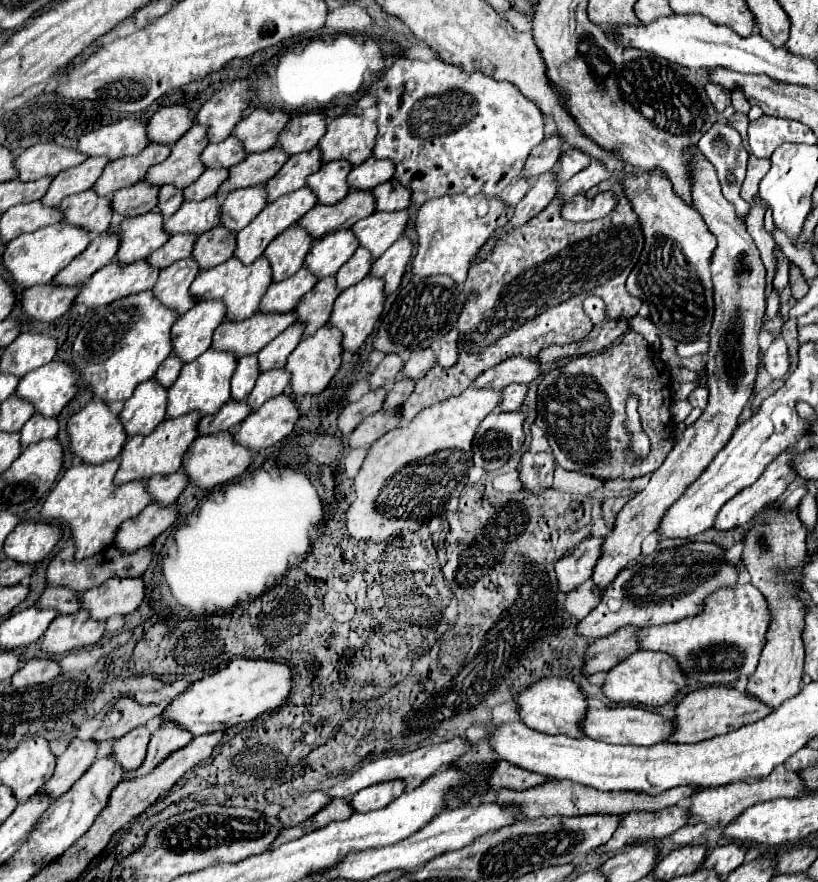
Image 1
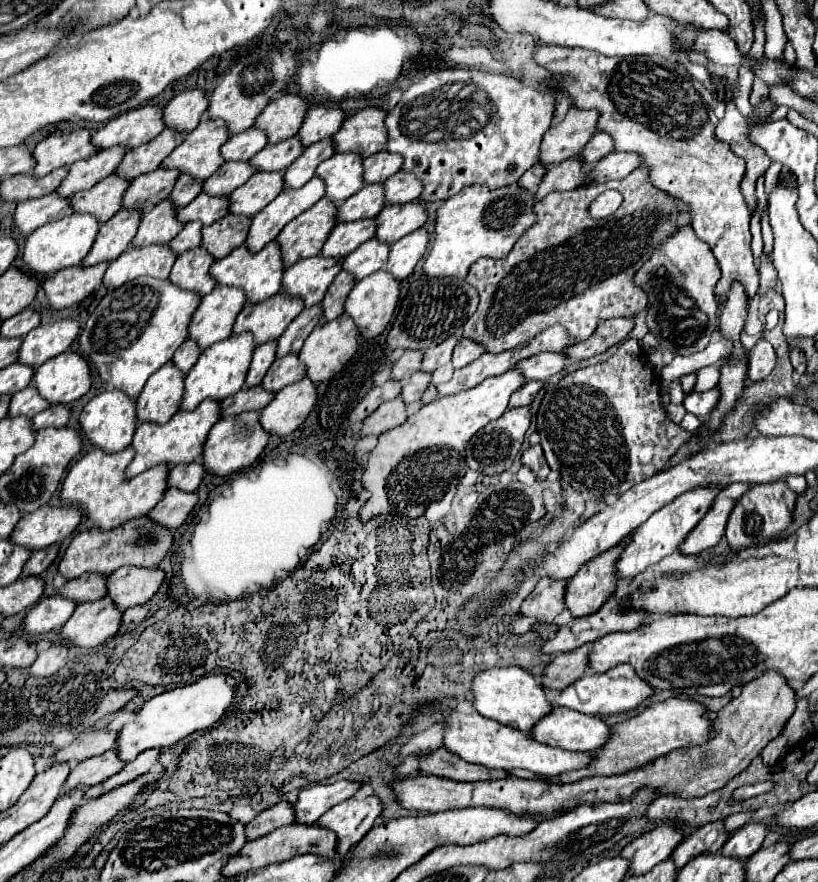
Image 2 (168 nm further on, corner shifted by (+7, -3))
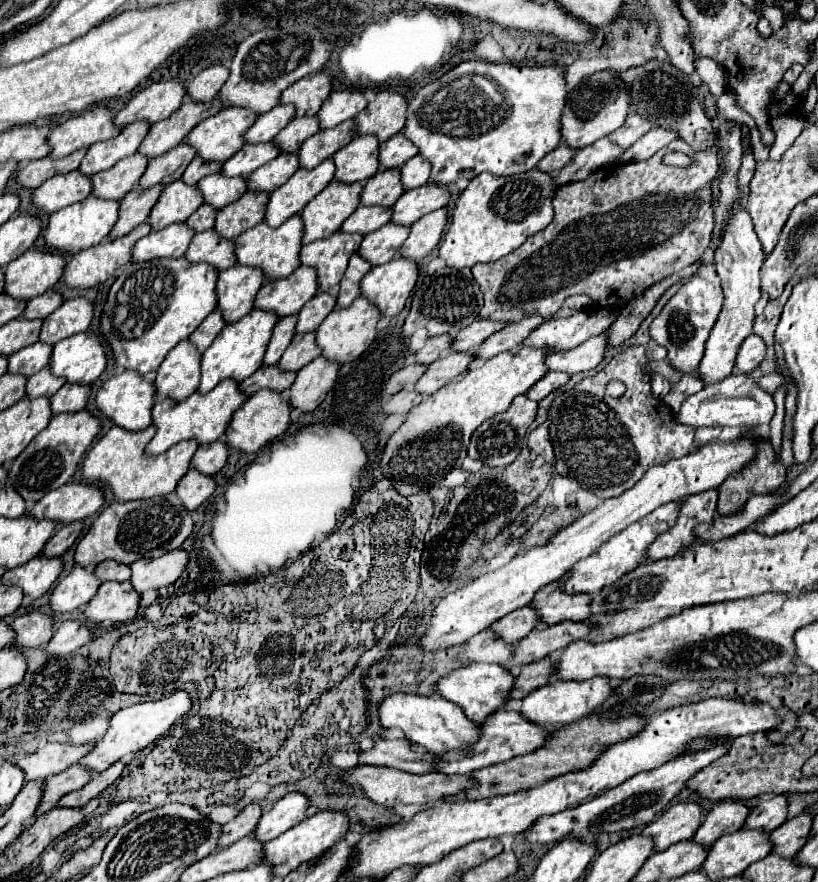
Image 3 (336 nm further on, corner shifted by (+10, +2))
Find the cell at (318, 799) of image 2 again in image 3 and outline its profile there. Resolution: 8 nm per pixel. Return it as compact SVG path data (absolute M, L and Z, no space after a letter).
M300 792L286 794L268 812L262 814L252 836L258 842L268 842L268 840L284 834L288 828L300 824L306 818L308 806L310 806L310 800L304 794L300 794Z

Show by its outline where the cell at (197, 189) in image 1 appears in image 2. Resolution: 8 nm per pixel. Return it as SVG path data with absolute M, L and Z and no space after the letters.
M223 163L209 179L203 181L203 191L207 195L229 195L233 189L237 189L241 183L245 183L255 173L249 163Z

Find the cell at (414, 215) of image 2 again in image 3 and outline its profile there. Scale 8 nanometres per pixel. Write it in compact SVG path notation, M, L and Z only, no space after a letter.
M424 184L414 190L406 190L394 204L394 222L402 226L412 226L424 214L446 206L448 200L450 192L440 184Z

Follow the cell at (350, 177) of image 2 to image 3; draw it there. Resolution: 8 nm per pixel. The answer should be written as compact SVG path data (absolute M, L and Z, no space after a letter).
M358 136L348 146L338 150L332 156L336 162L336 180L352 184L372 178L380 168L378 146L380 142L376 136Z

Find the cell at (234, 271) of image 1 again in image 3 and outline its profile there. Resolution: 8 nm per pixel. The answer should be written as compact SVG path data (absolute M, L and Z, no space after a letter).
M300 214L288 218L284 224L280 224L278 228L268 226L266 222L246 230L244 234L240 234L236 238L236 256L238 256L238 264L242 266L258 266L264 270L264 274L272 280L278 278L286 278L290 276L298 266L300 266L300 248L302 248L302 236L304 236L304 228L302 228L302 218Z

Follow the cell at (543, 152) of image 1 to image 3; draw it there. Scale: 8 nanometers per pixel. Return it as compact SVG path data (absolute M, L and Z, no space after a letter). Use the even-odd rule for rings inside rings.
M608 68L608 70L596 72L588 78L584 78L578 86L574 86L568 92L564 114L562 114L562 140L570 148L578 150L578 148L590 146L592 142L612 134L614 130L618 130L624 124L624 120L630 112L630 104L632 104L630 98L632 98L632 92L620 80L618 70ZM602 102L608 102L608 104L602 104Z

